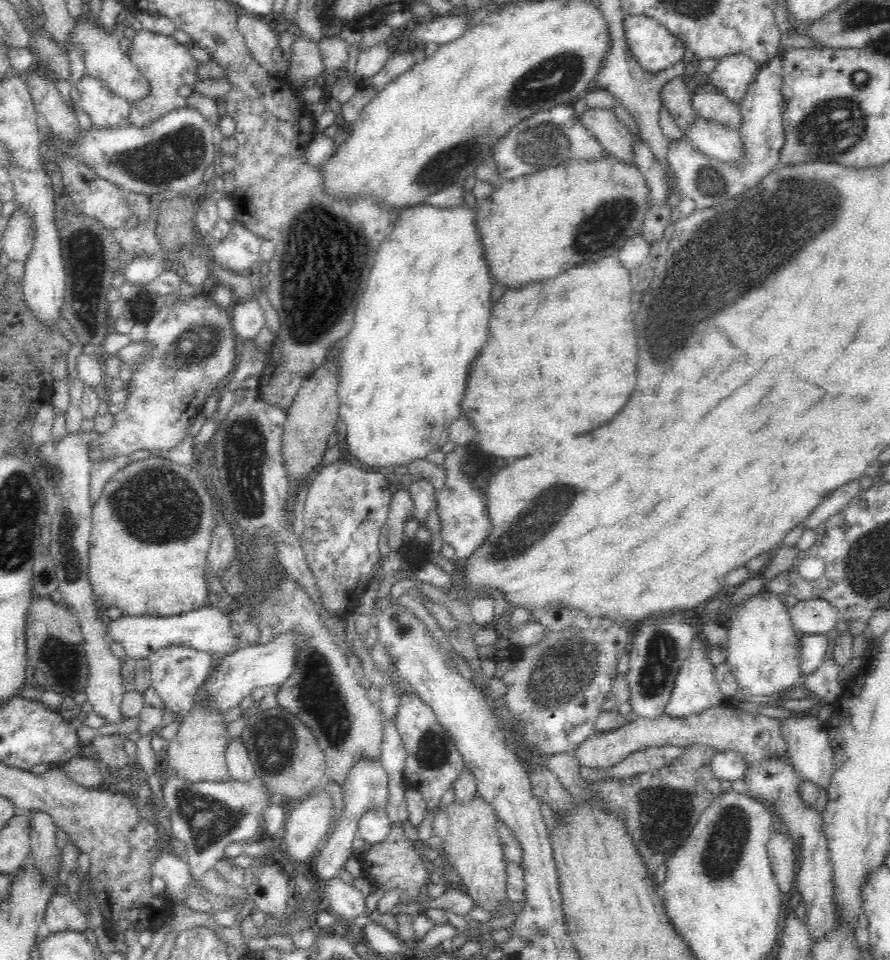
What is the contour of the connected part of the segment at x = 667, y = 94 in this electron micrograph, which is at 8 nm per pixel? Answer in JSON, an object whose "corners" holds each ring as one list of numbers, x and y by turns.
{"corners":[[685,76,671,78,660,91,661,104,673,116,678,127,685,131,696,116,691,105,691,95]]}

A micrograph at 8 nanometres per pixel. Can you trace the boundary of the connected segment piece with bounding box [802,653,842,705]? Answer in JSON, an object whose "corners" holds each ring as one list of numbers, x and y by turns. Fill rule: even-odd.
{"corners":[[828,653,824,662,810,674,803,677,804,688,814,693,815,698,830,704,837,705,837,698,840,698,842,686,838,681,838,672,842,666]]}

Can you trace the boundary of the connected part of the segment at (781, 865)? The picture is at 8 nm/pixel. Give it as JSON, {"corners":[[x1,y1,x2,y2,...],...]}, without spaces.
{"corners":[[773,831,767,846,770,865,776,875,774,880,778,881,782,896,788,898,792,894,791,888,795,877,794,867,796,866,793,839,784,832]]}

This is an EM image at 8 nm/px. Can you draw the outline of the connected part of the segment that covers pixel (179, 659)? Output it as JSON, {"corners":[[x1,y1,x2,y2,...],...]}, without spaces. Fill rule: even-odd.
{"corners":[[167,646,145,658,149,664,151,686,160,696,164,707,180,715,182,719,195,706,200,686,209,676,211,660,206,651,185,646]]}

